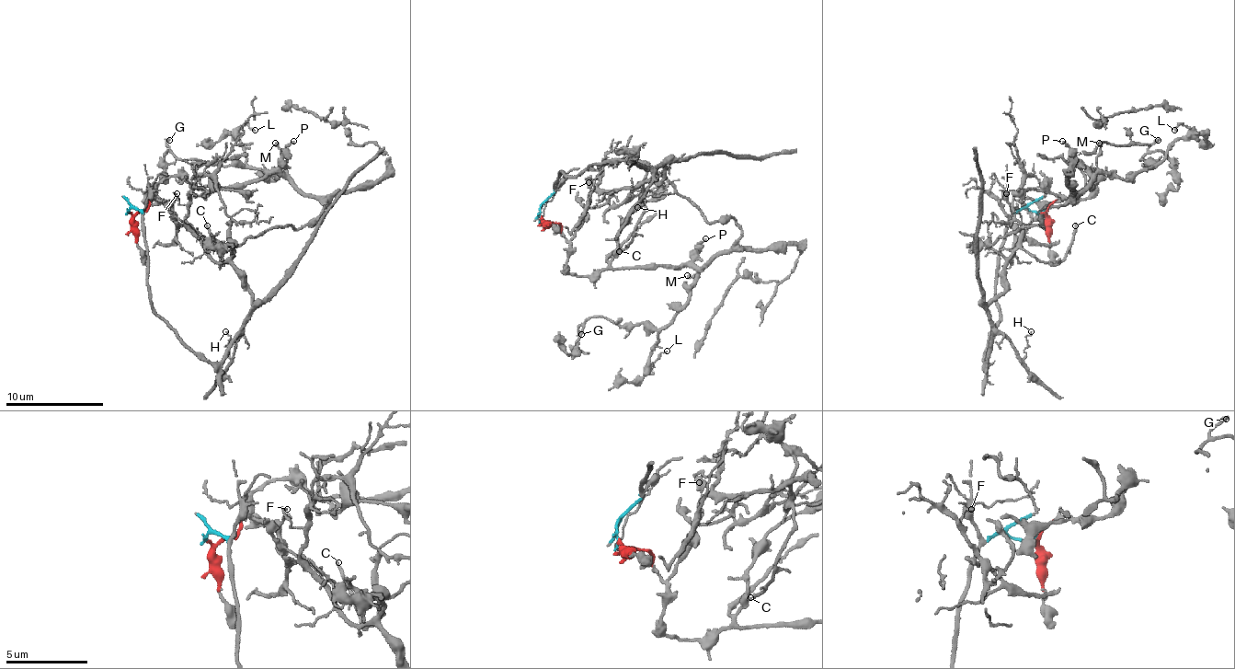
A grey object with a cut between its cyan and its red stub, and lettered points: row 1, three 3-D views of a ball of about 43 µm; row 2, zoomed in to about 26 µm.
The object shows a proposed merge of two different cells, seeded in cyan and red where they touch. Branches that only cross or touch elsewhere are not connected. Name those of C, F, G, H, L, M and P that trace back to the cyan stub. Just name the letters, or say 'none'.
C, F, H

